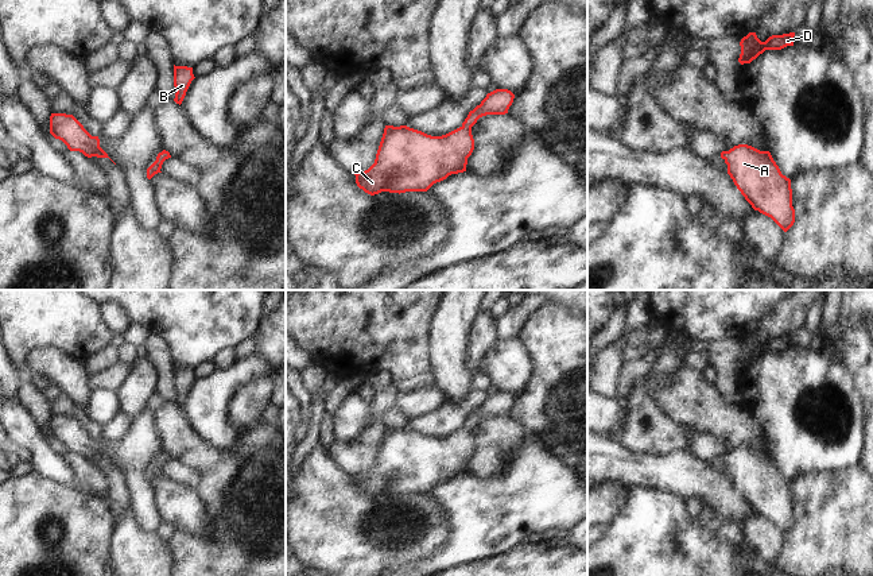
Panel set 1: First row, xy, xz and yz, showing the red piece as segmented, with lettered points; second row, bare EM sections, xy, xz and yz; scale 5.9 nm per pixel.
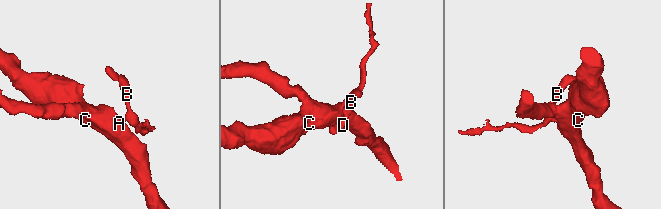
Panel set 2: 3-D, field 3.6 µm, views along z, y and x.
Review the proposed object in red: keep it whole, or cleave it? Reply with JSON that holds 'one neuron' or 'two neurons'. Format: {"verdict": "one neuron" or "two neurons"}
{"verdict": "one neuron"}

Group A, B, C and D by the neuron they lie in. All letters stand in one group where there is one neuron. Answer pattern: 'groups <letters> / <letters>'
groups A B C D

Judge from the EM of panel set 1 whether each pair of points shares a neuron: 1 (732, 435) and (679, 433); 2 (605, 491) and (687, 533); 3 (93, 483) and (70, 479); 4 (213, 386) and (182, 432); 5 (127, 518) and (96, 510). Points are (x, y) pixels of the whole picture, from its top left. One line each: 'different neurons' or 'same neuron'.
1: different neurons
2: different neurons
3: different neurons
4: different neurons
5: different neurons

